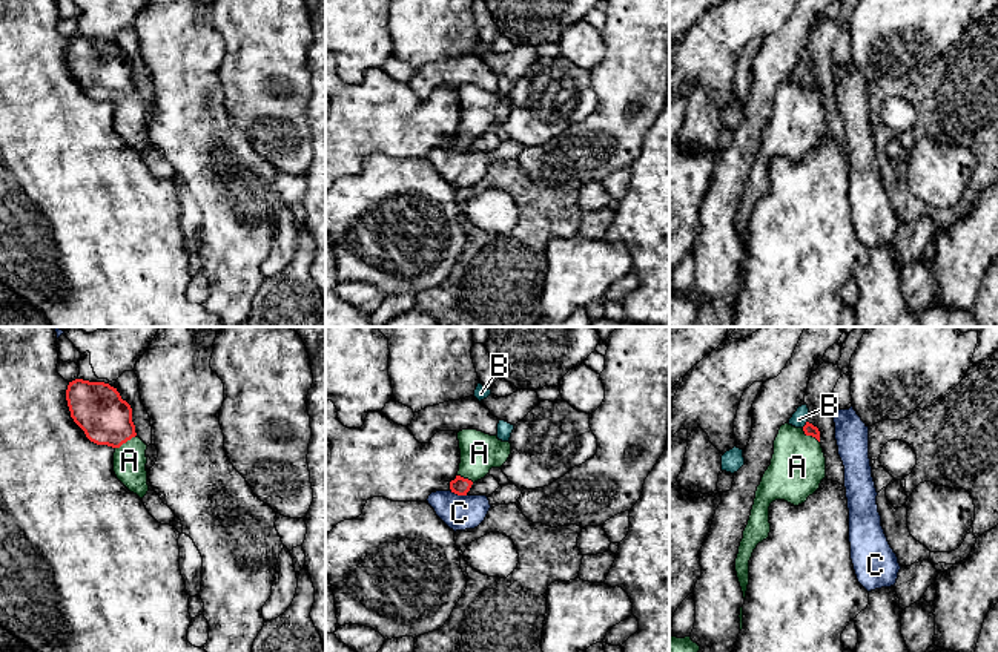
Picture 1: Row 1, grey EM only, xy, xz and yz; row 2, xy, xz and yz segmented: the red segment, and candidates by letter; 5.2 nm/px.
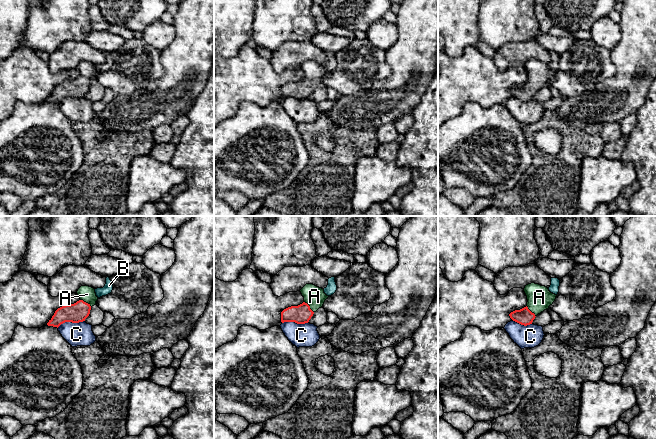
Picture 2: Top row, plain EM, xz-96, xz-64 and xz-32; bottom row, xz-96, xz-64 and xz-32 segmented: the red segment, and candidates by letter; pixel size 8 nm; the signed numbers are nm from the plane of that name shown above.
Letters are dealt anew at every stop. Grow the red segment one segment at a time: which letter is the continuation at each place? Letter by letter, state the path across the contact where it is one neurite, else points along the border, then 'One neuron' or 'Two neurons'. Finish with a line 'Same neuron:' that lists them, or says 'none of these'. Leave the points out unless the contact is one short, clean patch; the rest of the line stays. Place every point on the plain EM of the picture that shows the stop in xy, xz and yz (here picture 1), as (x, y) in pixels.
A: Path across: xy (106, 75), (125, 98), (129, 105), (129, 117). One neuron
B: Boundary: yz (806, 77), (802, 83). Two neurons
C: Two neurons
Same neuron: A

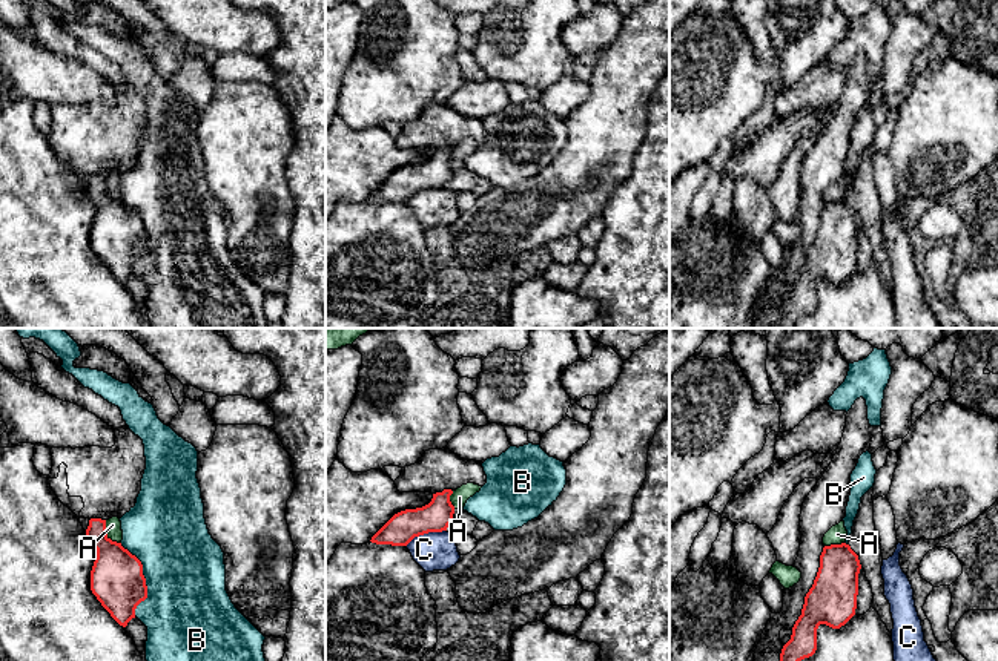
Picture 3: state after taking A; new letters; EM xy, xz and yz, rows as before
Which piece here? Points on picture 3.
A: Two neurons
B: Two neurons
C: Two neurons
Same neuron: none of these

